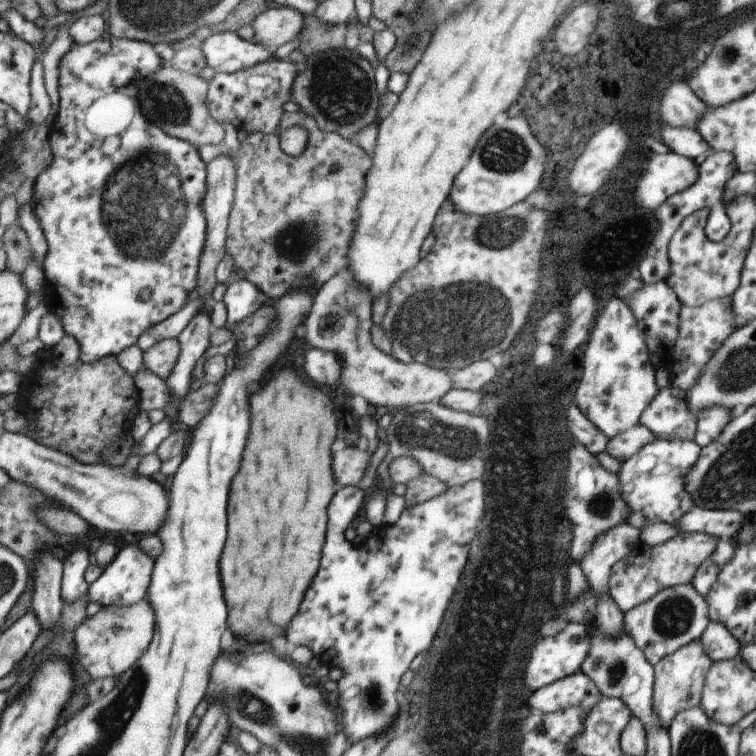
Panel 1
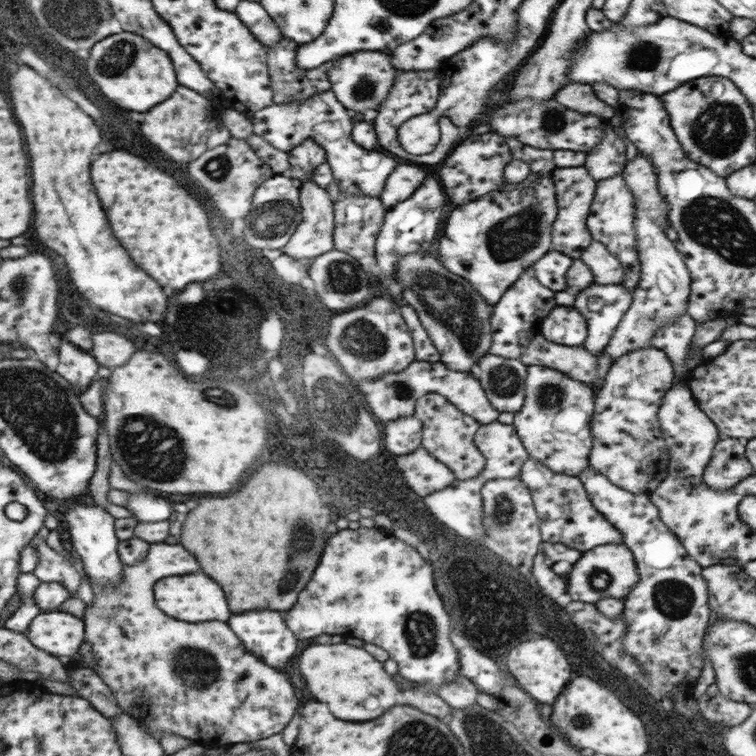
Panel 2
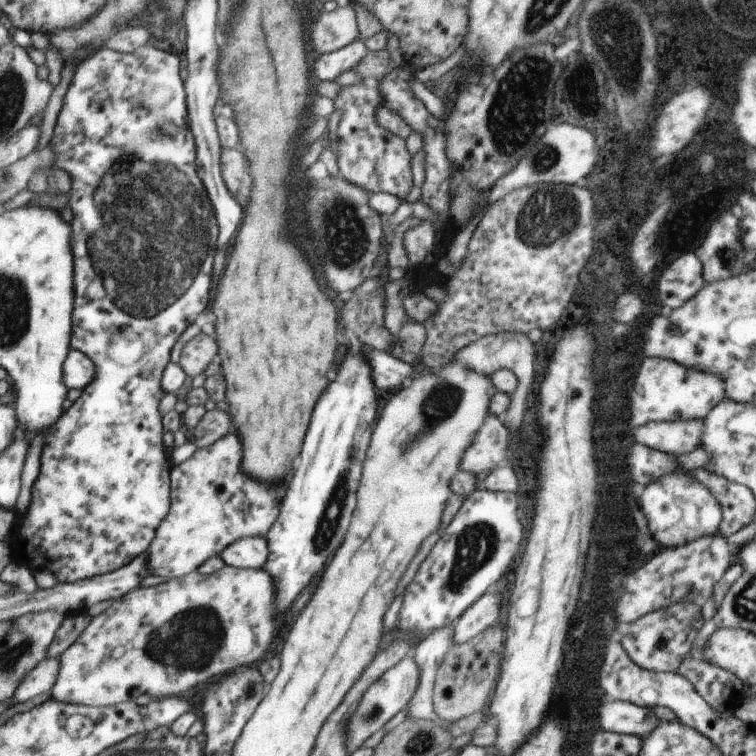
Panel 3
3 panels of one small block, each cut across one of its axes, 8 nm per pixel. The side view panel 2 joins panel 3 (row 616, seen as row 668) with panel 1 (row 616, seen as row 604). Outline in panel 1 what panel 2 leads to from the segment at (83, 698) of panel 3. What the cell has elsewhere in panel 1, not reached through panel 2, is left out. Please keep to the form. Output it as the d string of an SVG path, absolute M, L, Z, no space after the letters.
M149 598L141 600L139 604L133 606L109 606L103 608L99 614L87 618L79 628L75 628L75 652L77 658L83 666L83 670L95 680L95 678L107 678L113 676L119 680L135 668L137 660L149 652L149 644L155 636L155 616L153 612L153 602Z

